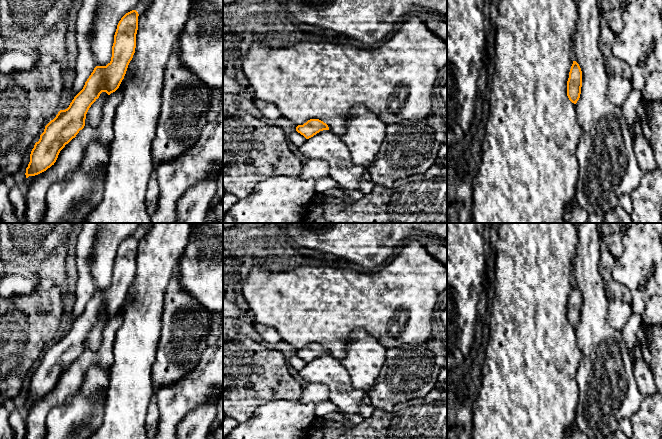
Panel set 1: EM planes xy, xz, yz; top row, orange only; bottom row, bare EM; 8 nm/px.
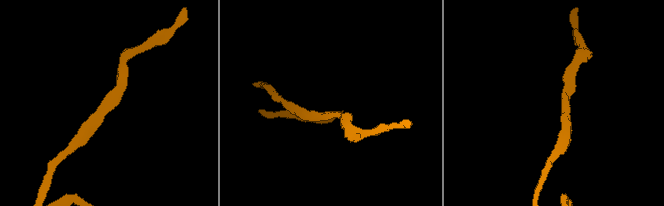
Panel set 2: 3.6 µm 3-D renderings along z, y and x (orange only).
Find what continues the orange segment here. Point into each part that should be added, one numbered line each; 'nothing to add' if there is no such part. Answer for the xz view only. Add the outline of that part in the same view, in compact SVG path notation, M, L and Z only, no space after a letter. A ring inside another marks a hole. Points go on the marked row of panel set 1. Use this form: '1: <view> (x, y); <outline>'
nothing to add

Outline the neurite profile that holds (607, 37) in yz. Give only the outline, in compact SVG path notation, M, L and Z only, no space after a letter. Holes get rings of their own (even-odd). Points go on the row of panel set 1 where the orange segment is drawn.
M609 26L602 28L600 33L600 48L603 53L604 61L611 67L613 75L629 78L630 67L623 60L617 58L612 52L615 36Z

